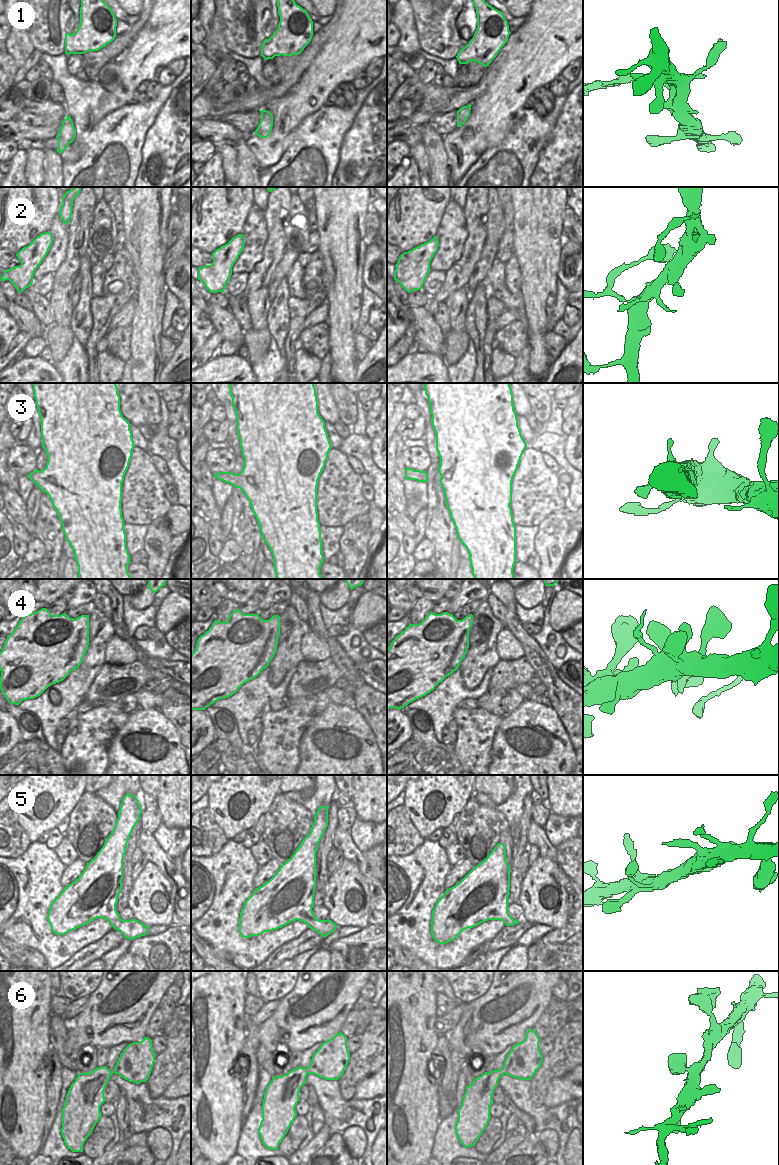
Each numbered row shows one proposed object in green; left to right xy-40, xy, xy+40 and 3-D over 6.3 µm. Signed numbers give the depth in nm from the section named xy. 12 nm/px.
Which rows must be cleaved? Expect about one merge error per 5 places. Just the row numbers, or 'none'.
1

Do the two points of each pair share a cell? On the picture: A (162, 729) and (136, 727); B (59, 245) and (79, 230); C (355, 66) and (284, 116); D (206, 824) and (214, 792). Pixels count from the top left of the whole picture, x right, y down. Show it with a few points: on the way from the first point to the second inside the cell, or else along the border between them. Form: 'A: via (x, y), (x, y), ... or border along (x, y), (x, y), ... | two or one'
A: via (156, 729), (142, 726) | one
B: border along (68, 225), (68, 246), (66, 258), (63, 261) | two
C: via (337, 66), (334, 66), (302, 98) | one
D: border along (207, 807), (211, 811), (215, 822), (223, 830) | two

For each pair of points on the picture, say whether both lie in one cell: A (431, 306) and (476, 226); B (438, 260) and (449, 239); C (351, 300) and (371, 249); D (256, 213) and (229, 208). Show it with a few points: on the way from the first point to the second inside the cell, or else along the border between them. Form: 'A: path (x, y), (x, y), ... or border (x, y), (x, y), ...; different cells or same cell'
A: path (449, 286), (471, 257), (475, 246); same cell
B: path (443, 255), (444, 249), (449, 244); same cell
C: border (366, 250), (362, 283); different cells
D: border (253, 204), (240, 233); different cells

